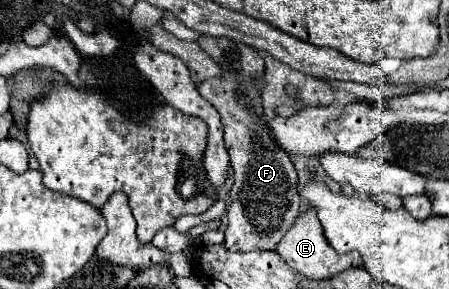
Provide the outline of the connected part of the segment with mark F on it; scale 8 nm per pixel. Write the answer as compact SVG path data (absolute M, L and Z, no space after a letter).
M200 35L196 43L222 65L224 75L202 81L198 85L200 95L210 101L222 117L224 125L224 143L230 155L234 169L234 185L230 189L230 207L228 207L228 229L224 245L230 251L268 251L276 249L284 233L294 225L300 215L300 197L298 197L298 175L288 159L288 155L274 143L266 119L262 117L260 89L252 77L264 77L264 55L258 49L252 49L244 43L236 43L228 37Z

